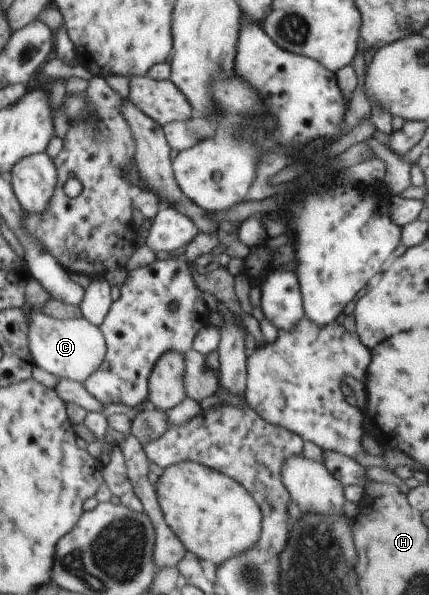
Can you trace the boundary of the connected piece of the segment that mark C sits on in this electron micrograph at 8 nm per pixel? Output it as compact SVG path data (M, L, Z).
M41 310L28 311L28 344L35 366L59 379L83 383L95 373L106 356L106 341L100 327L89 323L83 317L57 319L45 315Z

